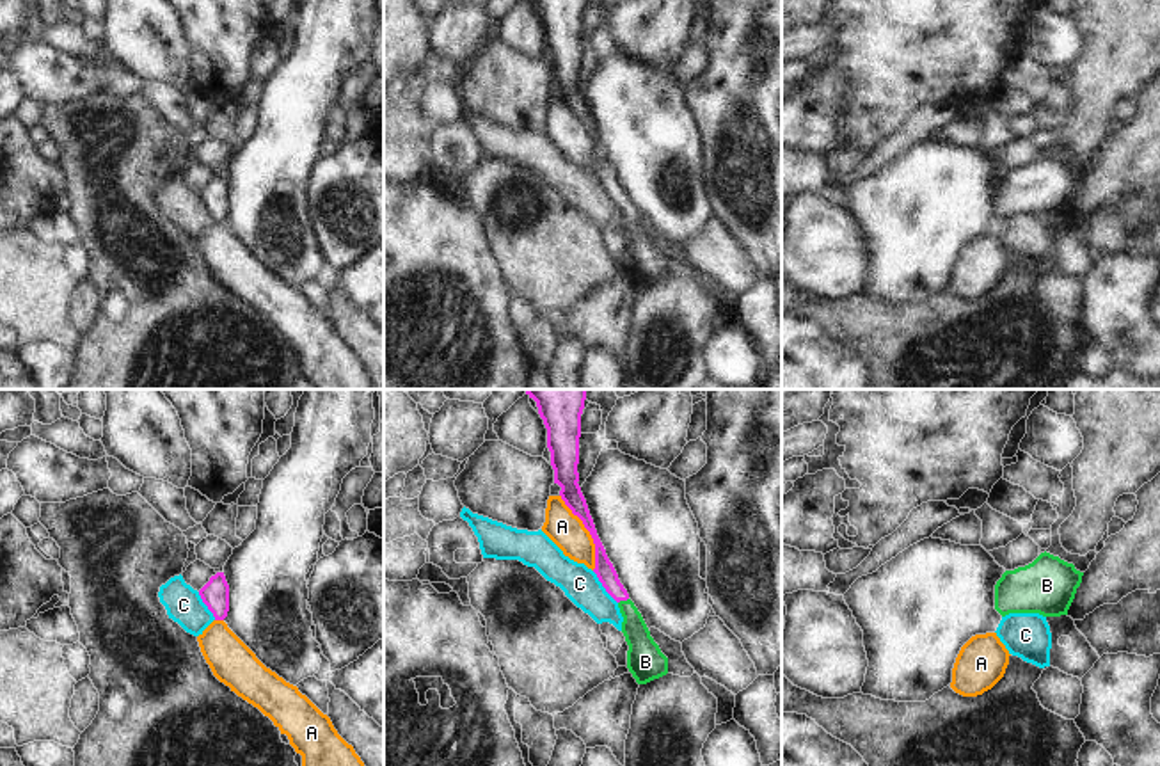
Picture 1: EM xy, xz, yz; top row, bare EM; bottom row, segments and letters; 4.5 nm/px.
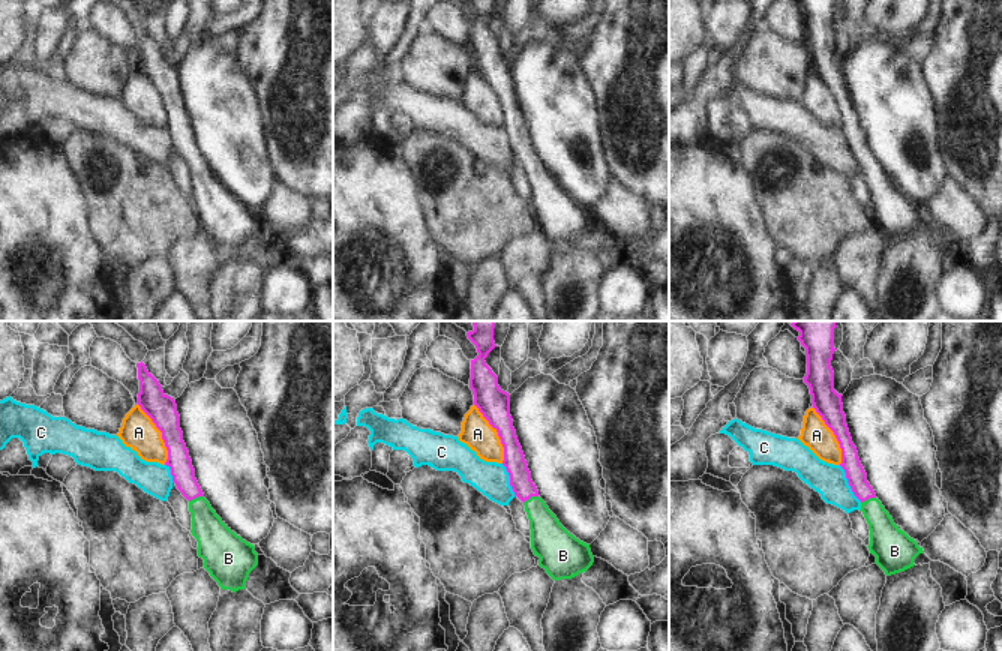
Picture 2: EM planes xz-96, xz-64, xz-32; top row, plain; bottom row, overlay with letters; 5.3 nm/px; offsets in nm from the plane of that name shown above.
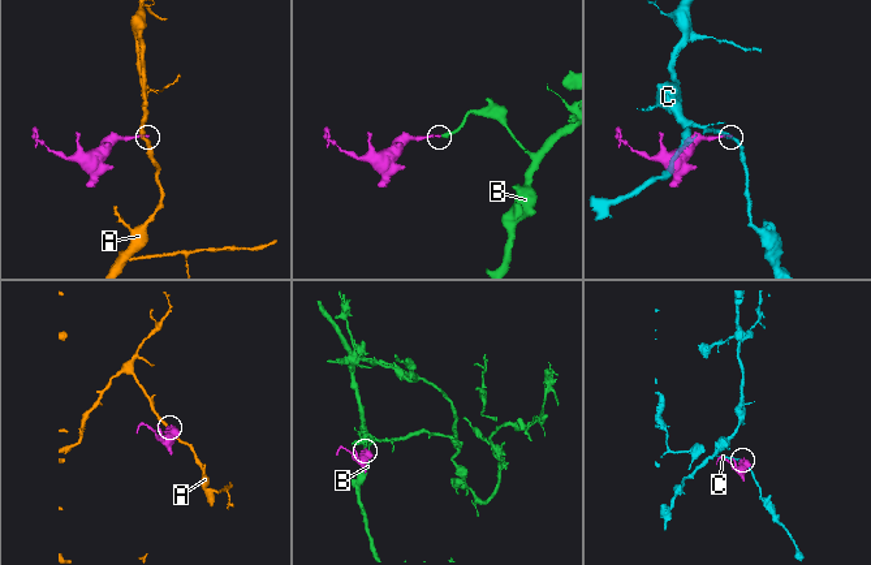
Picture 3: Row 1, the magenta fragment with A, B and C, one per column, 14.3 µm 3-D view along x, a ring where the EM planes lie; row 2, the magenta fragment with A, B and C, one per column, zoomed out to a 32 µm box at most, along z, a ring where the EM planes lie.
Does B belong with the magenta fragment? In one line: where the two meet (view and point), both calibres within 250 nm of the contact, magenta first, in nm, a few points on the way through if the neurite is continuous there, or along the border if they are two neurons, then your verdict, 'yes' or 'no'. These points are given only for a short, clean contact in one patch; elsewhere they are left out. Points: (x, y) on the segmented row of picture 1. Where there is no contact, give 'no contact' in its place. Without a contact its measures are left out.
contact xz (622, 599); calibres 90 and 130 nm; way xz (604, 569), (622, 599), (633, 619), (642, 651); yes

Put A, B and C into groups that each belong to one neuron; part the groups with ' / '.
A / B / C

